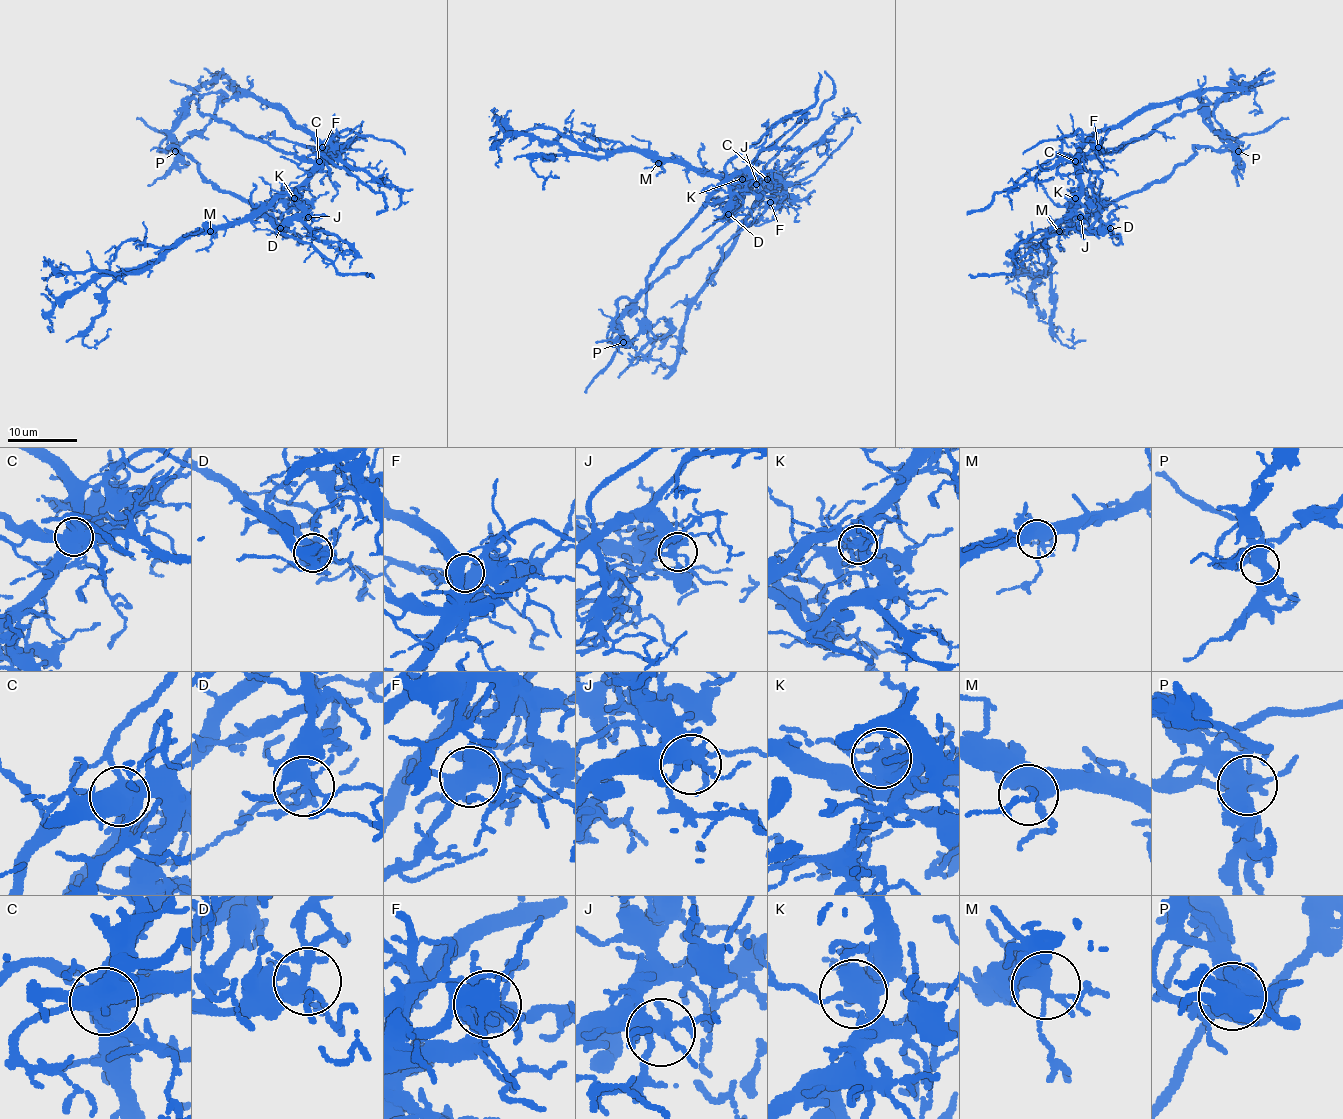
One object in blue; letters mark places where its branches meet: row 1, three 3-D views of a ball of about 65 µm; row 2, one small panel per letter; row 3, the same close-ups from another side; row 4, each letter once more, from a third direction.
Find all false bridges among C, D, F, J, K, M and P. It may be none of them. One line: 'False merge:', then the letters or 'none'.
False merge: C, K

